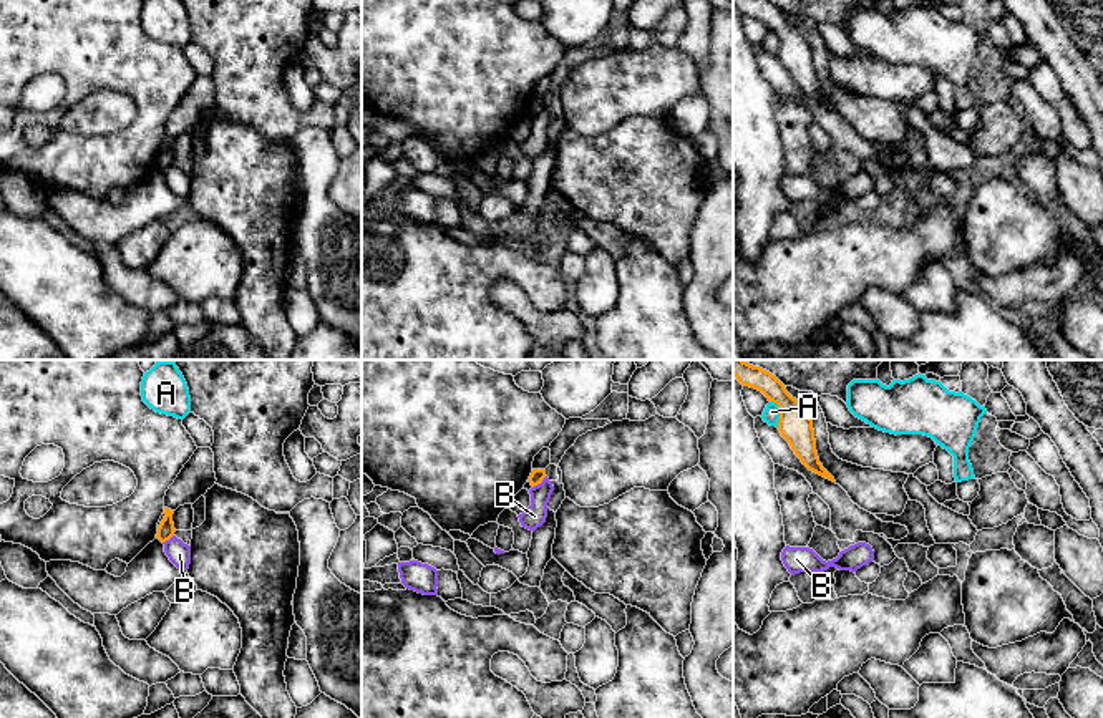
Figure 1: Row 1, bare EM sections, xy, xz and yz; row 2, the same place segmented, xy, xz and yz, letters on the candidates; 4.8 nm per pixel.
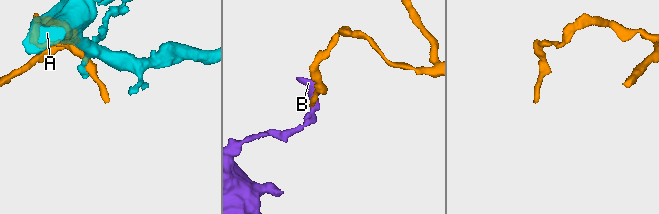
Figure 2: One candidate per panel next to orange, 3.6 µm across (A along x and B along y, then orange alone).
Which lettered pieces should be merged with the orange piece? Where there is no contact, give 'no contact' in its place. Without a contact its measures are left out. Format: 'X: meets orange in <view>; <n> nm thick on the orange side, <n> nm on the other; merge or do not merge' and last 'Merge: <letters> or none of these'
A: meets orange in yz; 160 nm thick on the orange side, 80 nm on the other; do not merge
B: meets orange in xz; 70 nm thick on the orange side, 110 nm on the other; do not merge
Merge: none of these

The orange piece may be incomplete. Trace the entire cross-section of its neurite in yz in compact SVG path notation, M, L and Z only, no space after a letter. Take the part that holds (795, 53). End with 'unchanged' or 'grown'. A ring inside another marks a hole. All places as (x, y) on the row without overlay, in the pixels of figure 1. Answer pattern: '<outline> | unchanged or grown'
M733 0L733 3L743 15L761 20L768 30L778 33L778 58L794 83L809 99L836 111L819 91L811 45L801 36L799 30L786 20L785 13L770 0Z | unchanged

